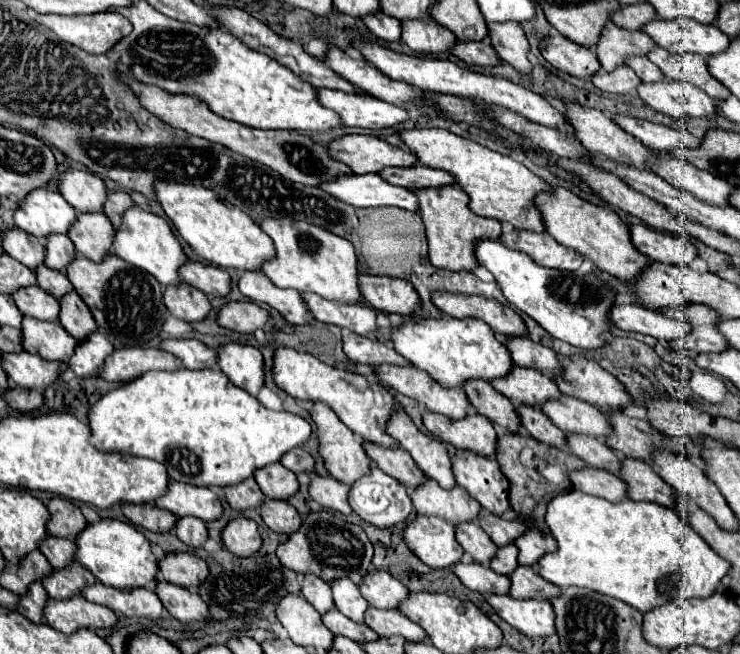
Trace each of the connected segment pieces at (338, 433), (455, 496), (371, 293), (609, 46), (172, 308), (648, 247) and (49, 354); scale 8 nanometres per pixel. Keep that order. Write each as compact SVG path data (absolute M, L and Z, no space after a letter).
M321 401L313 403L313 407L309 409L309 415L311 419L315 421L317 425L317 439L319 439L319 455L323 457L323 463L327 467L327 471L339 479L341 483L347 483L351 485L353 481L359 479L361 473L367 473L369 471L369 465L371 465L371 459L365 455L363 451L363 445L361 445L361 437L357 437L347 425L343 425L337 415Z
M431 477L411 491L411 501L419 515L437 515L447 519L451 525L473 521L481 509L481 505L463 487L455 485L443 489Z
M359 273L359 289L363 299L377 311L413 315L421 305L413 285L405 279L371 277Z
M607 23L599 35L595 53L601 67L613 71L613 67L625 63L625 55L647 55L653 47L657 45L643 31L629 31L615 23Z
M181 281L179 285L167 285L163 289L163 301L171 315L187 323L201 321L211 311L211 303L197 287Z
M643 223L631 227L631 239L635 247L651 261L689 267L691 261L697 257L697 249L689 239L655 231Z
M23 315L21 345L29 353L37 353L49 361L65 361L73 355L77 339L73 339L57 321L39 321Z

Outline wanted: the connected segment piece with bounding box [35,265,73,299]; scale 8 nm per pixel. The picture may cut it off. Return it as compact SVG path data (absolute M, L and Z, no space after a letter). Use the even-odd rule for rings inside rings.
M39 265L35 269L35 277L37 277L37 285L43 291L51 293L55 299L59 299L61 295L65 295L65 291L73 291L73 285L65 279L65 273L53 271L53 269L45 267L45 265Z

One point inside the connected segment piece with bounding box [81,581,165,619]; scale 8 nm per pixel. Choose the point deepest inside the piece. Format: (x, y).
(139, 602)

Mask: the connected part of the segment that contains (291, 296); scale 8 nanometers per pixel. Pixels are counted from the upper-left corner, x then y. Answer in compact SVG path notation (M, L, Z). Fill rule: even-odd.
M261 271L241 273L237 287L247 299L277 309L283 319L293 325L303 325L309 319L309 311L301 303L301 295L293 289L281 289L273 285Z

